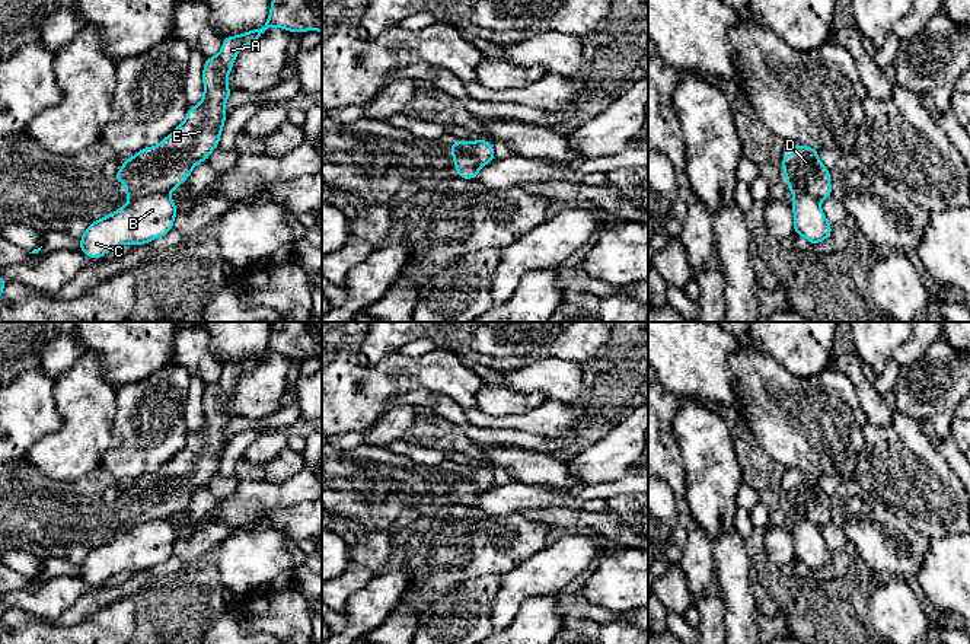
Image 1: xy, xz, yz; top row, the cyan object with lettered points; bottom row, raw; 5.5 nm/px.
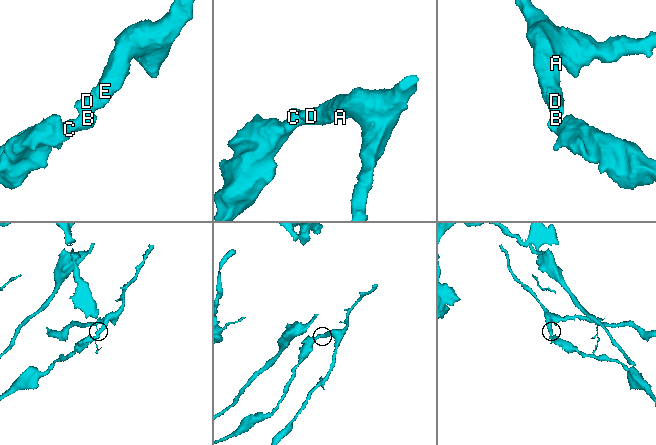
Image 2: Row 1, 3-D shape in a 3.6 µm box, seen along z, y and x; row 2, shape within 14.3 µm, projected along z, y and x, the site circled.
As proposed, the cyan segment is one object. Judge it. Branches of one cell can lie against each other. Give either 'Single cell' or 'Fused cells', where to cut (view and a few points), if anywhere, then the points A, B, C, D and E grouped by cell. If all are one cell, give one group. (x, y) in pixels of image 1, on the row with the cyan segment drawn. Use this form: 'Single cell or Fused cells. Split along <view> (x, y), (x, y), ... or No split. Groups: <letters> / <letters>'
Fused cells. Split along xy (168, 194), (147, 194), (130, 203). Groups: A D E / B C

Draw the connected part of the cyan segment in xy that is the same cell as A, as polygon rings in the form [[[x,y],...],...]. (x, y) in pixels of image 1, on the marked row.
[[[272,0],[261,29],[223,38],[221,51],[205,58],[201,102],[188,108],[186,118],[157,146],[141,149],[122,160],[122,168],[114,175],[122,182],[130,203],[153,194],[169,195],[200,162],[208,160],[220,144],[226,122],[224,105],[233,92],[227,87],[227,77],[234,58],[243,47],[255,44],[274,26],[288,32],[316,29],[322,34],[322,0]]]

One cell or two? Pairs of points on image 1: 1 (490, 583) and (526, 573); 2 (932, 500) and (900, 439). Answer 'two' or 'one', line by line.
1: two
2: one

